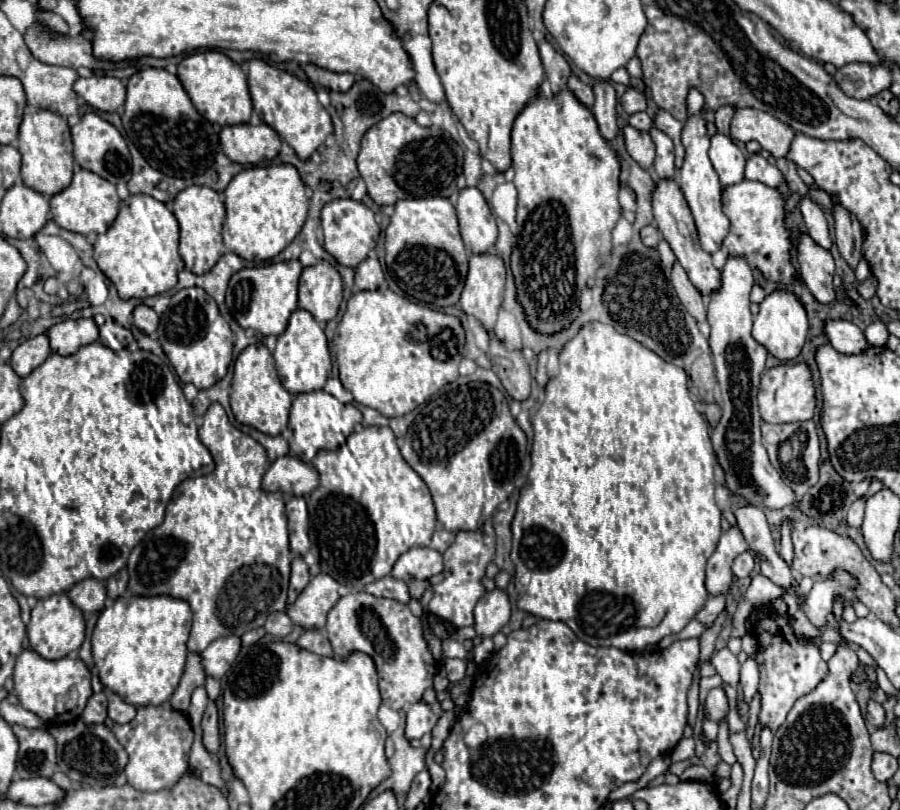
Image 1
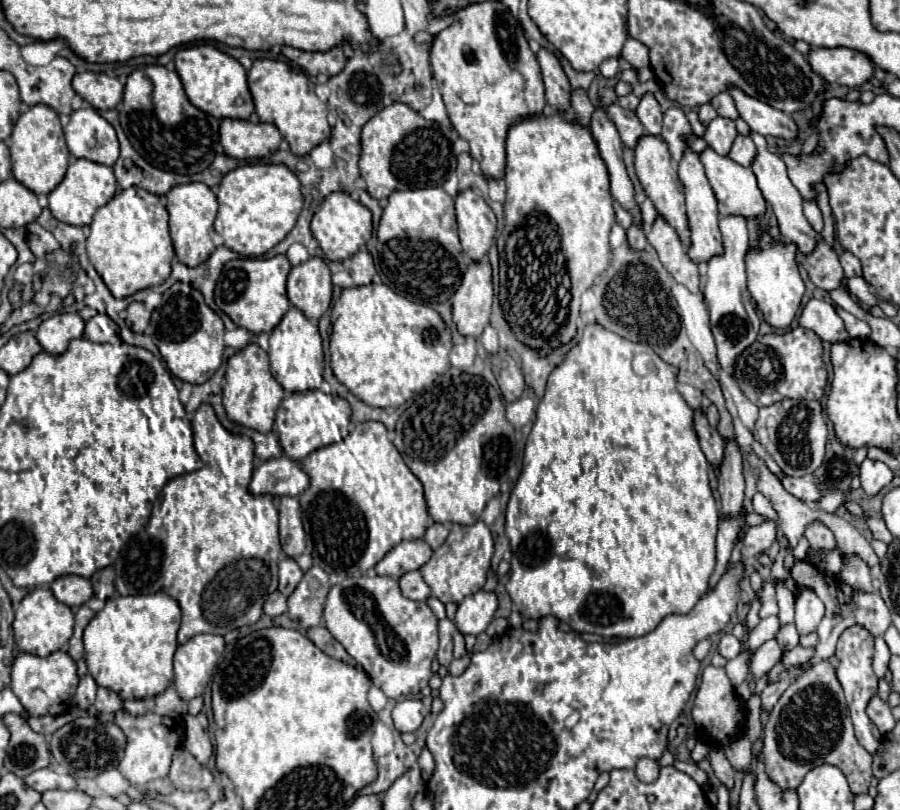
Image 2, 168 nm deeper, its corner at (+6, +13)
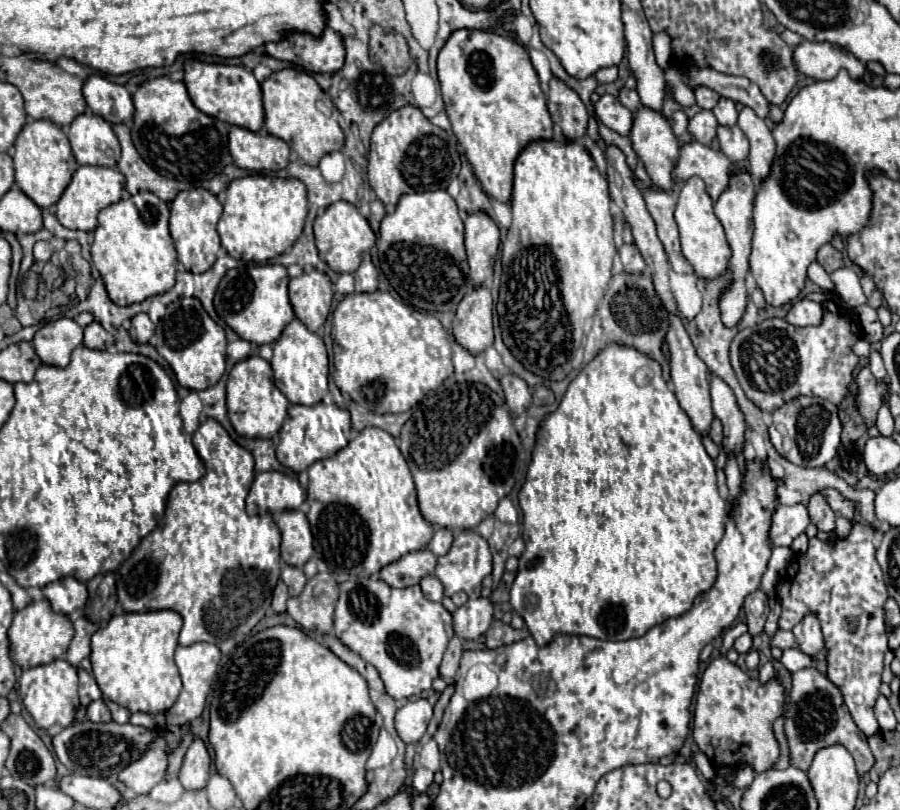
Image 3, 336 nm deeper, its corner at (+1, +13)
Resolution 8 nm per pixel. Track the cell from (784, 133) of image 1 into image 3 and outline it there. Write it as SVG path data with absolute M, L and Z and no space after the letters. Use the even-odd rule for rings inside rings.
M698 87L694 91L694 97L702 109L714 109L714 105L718 105L718 101L720 101L720 95L714 93L712 89L706 89L706 87Z

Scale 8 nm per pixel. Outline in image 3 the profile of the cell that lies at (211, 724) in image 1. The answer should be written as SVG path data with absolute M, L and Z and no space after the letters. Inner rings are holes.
M194 739L184 755L184 765L178 775L184 789L188 789L188 791L202 789L208 781L210 763L212 763L212 759L210 759L206 743L202 739Z

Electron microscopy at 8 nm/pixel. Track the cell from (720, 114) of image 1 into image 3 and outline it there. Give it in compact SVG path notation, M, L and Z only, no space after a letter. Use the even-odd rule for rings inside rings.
M700 111L690 119L688 129L696 141L700 141L702 145L710 145L710 141L716 137L718 121L712 111Z

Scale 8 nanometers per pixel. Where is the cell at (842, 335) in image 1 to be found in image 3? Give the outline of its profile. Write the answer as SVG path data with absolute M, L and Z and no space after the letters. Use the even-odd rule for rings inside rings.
M802 299L792 303L792 309L786 315L786 321L796 327L806 327L806 325L820 325L822 317L824 317L824 307L820 303Z

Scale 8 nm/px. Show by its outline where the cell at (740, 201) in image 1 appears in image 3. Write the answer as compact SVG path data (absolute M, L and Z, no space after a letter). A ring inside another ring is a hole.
M692 141L680 147L680 159L674 167L674 179L682 183L694 175L702 177L708 195L716 201L726 191L726 185L730 185L730 173L734 173L734 169L744 167L730 161L722 151Z

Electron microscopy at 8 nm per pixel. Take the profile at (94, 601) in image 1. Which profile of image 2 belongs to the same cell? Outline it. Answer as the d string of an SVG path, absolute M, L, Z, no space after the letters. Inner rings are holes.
M77 575L59 577L57 581L53 581L53 585L49 585L49 589L57 597L57 601L65 603L67 607L79 607L93 597L91 581Z

